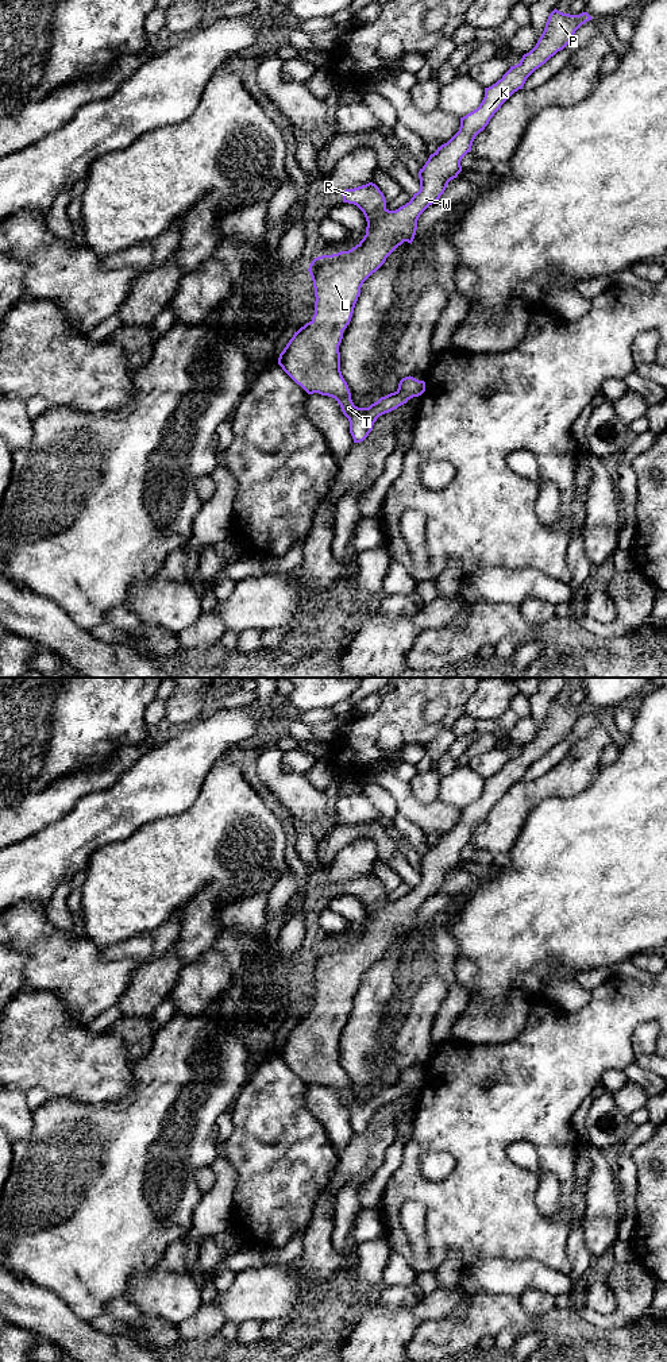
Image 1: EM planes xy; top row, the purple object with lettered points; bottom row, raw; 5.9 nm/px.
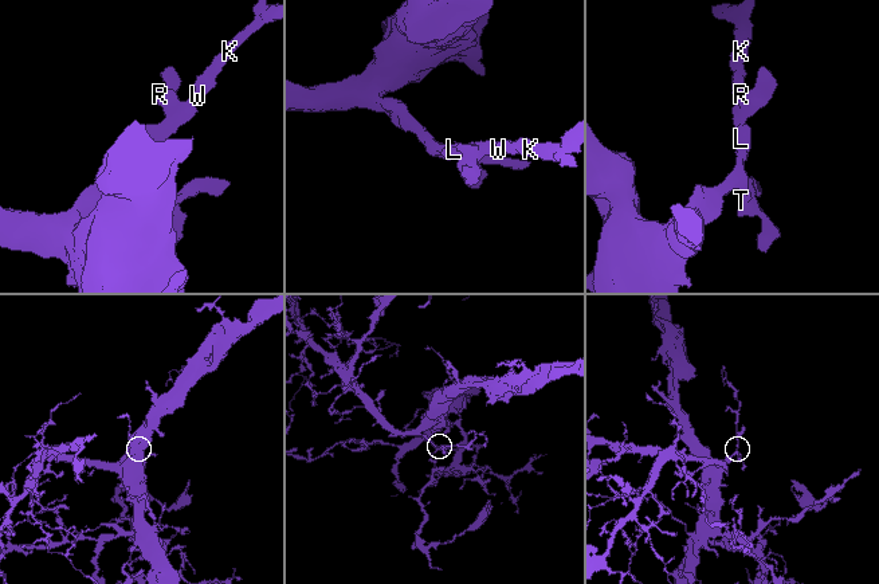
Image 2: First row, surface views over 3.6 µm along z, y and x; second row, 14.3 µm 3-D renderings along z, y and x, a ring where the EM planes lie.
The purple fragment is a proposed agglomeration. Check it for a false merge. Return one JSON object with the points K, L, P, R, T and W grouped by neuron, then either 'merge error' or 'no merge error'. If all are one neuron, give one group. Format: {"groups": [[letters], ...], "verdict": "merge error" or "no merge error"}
{"groups": [["K", "L", "P", "R", "T", "W"]], "verdict": "no merge error"}

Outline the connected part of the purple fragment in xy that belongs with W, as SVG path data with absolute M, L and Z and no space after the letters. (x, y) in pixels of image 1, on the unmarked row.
M556 699L550 705L536 737L517 756L510 757L501 771L485 779L479 798L460 809L459 822L429 846L419 863L420 881L409 894L389 902L383 884L373 873L340 881L343 894L354 895L363 903L366 926L348 942L312 952L308 962L315 979L315 1006L294 1023L279 1045L278 1056L308 1085L319 1084L338 1092L350 1112L354 1134L369 1127L379 1107L425 1083L425 1073L409 1066L400 1072L394 1084L381 1088L369 1099L354 1096L340 1062L339 1037L363 973L398 937L404 933L412 935L420 906L439 892L448 873L462 863L460 852L471 842L475 827L485 821L501 796L523 780L527 769L563 741L575 722L591 710L587 703L570 706Z

